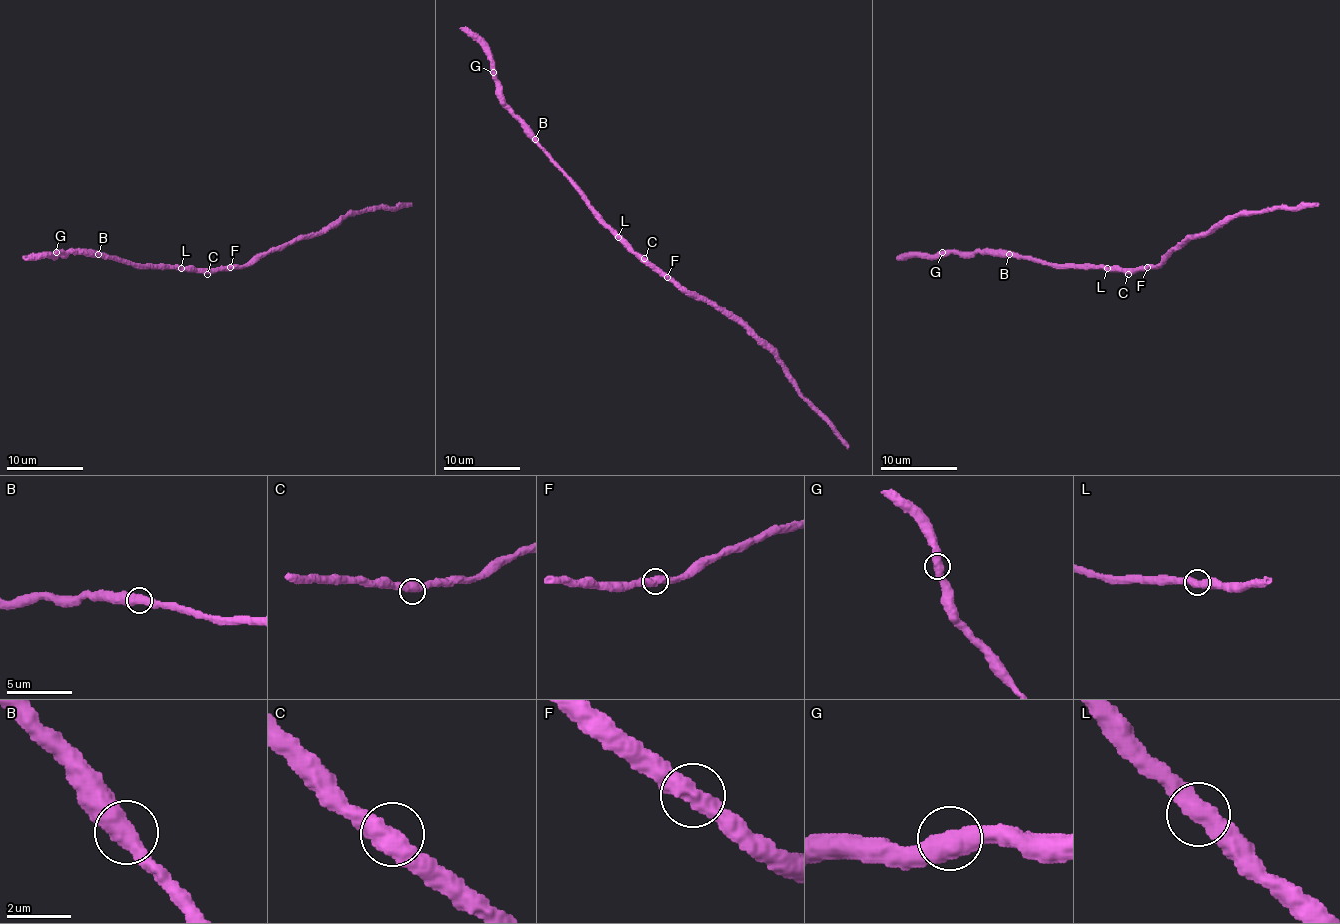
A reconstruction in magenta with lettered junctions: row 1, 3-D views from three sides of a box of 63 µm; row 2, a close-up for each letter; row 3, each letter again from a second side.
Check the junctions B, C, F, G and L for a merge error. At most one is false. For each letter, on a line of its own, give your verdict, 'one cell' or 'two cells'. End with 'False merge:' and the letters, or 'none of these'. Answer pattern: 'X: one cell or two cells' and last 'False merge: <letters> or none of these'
B: one cell
C: one cell
F: one cell
G: one cell
L: one cell
False merge: none of these

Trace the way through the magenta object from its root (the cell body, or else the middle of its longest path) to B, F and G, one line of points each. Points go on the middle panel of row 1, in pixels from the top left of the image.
B: (642, 260), (604, 222), (579, 187), (535, 139)
F: (642, 260), (654, 264), (667, 277)
G: (642, 260), (604, 222), (579, 187), (504, 101), (493, 72)

